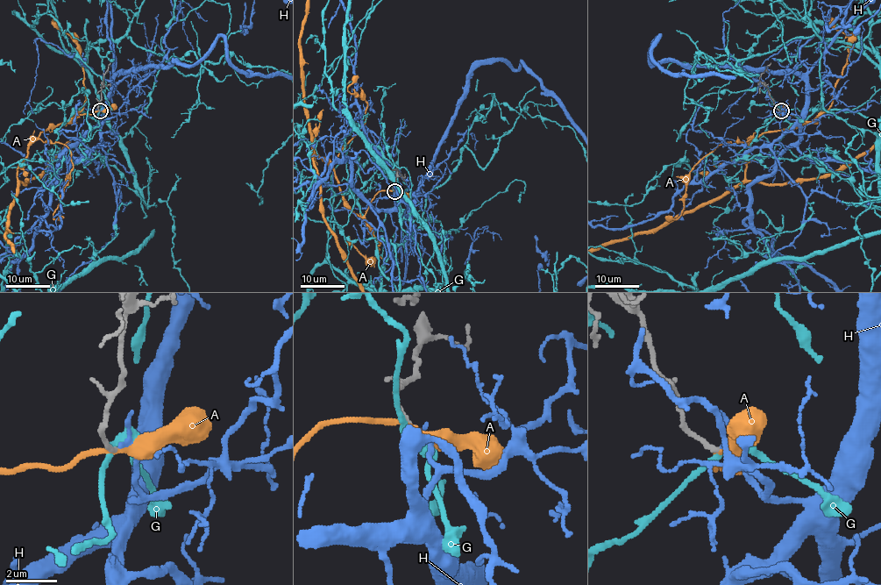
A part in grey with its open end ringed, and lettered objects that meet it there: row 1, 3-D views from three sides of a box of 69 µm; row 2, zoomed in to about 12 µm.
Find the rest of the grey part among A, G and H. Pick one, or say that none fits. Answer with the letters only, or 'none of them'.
H

